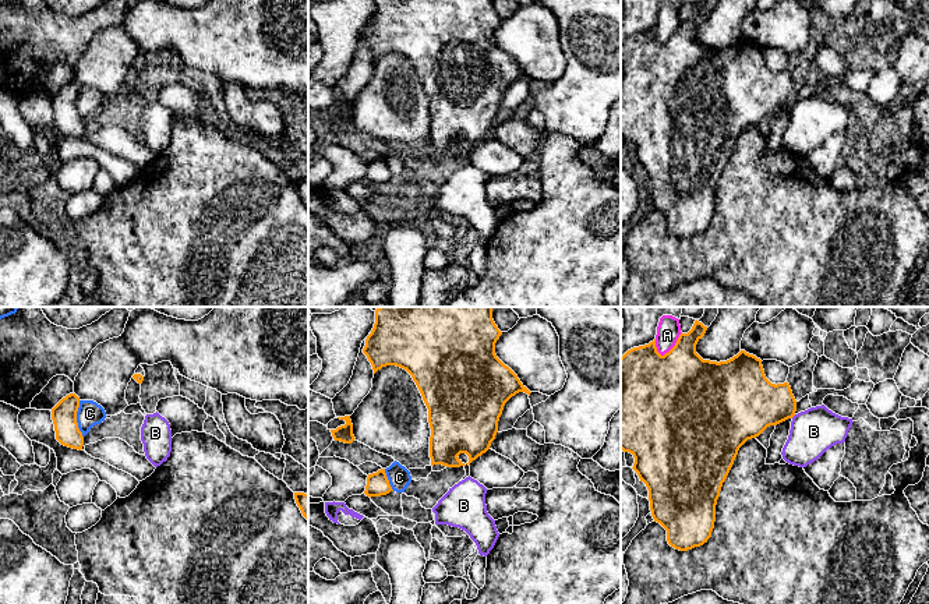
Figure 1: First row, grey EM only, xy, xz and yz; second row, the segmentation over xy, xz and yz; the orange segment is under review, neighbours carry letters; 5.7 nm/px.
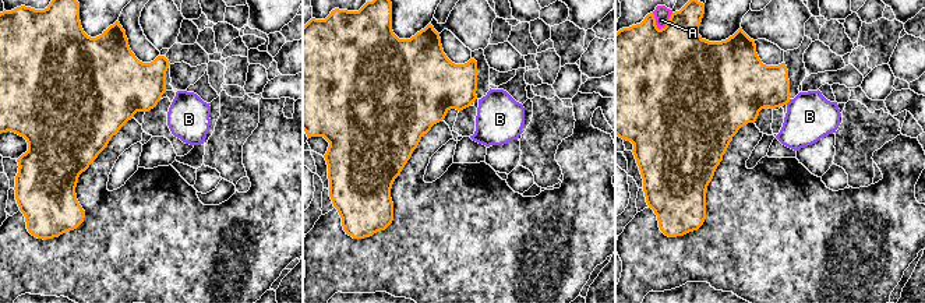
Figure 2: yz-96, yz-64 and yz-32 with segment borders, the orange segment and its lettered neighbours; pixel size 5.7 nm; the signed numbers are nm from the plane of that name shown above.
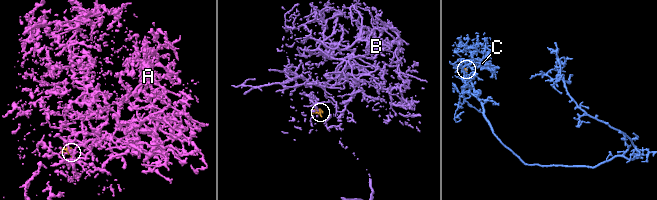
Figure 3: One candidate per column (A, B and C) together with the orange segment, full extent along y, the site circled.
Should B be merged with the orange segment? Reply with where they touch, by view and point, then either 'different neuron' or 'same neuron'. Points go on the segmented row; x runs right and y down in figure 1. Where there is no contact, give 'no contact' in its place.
yz (792, 416) | different neuron

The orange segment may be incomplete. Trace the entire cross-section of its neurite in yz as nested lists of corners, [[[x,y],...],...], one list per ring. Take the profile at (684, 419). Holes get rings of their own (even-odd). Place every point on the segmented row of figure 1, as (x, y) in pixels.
[[[697,319],[688,333],[681,333],[675,346],[661,356],[656,347],[656,339],[649,345],[633,347],[621,357],[621,449],[629,452],[635,458],[633,470],[637,473],[649,490],[650,511],[654,522],[660,523],[667,530],[667,541],[671,547],[679,551],[688,551],[700,547],[711,537],[716,522],[716,505],[720,497],[723,483],[725,481],[739,448],[752,438],[759,437],[767,427],[777,425],[788,418],[792,418],[796,412],[796,400],[792,395],[788,382],[771,384],[762,365],[762,360],[753,354],[741,350],[737,356],[727,361],[703,360],[696,353],[697,342],[704,336],[707,326]]]

